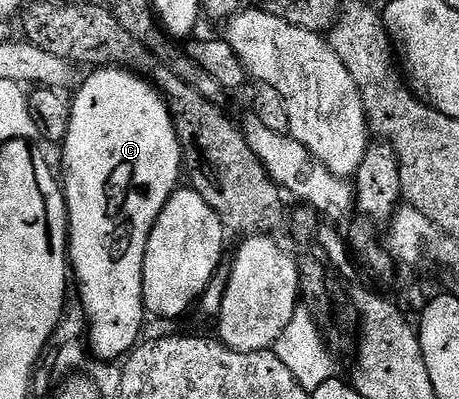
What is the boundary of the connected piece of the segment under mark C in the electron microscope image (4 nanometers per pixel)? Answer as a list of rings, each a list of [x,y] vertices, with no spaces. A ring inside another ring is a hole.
[[[96,68],[80,86],[76,99],[71,99],[70,128],[66,132],[62,149],[64,149],[64,178],[62,174],[62,189],[64,200],[68,203],[68,253],[70,266],[74,271],[74,282],[80,285],[78,301],[84,307],[84,316],[87,322],[86,341],[95,357],[109,364],[123,359],[132,353],[141,341],[140,329],[144,326],[146,311],[144,308],[144,257],[146,244],[162,208],[170,200],[170,196],[178,189],[182,182],[182,167],[184,156],[180,152],[180,141],[172,123],[172,113],[168,111],[168,104],[163,94],[145,80],[141,75],[127,68]]]

